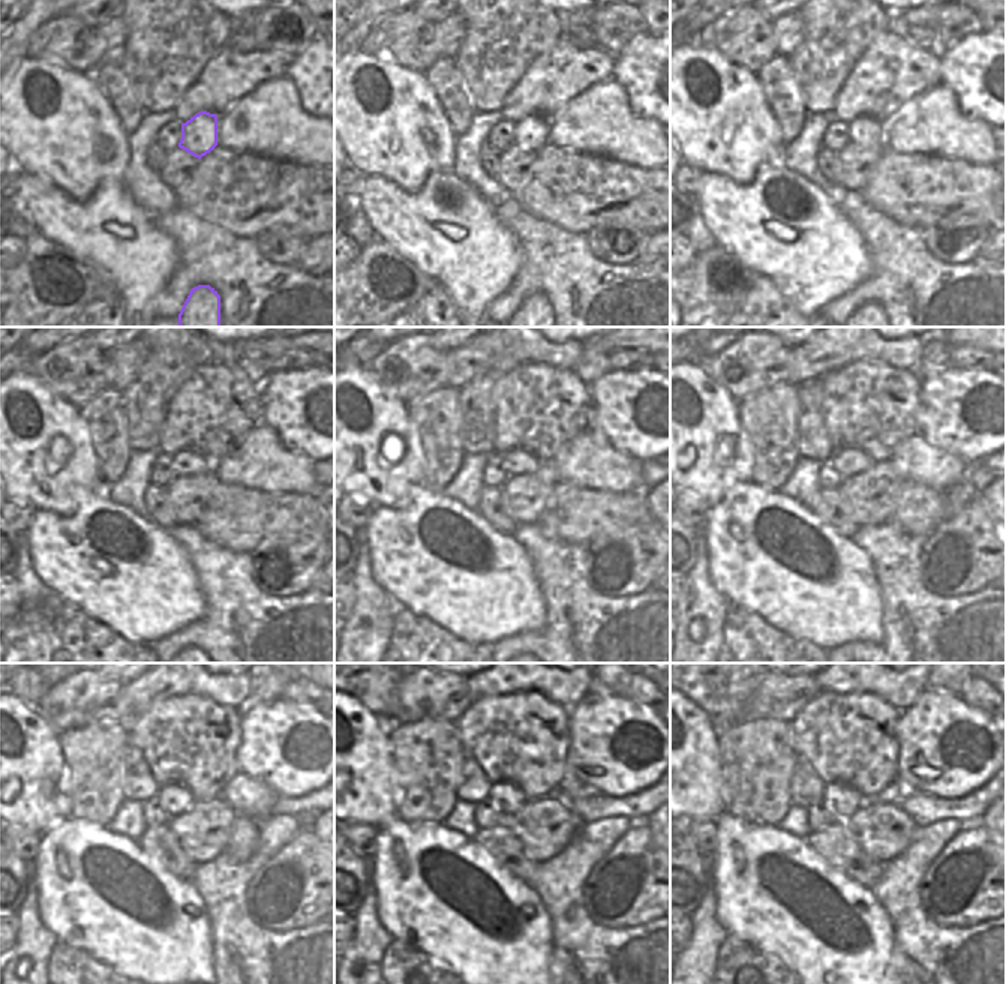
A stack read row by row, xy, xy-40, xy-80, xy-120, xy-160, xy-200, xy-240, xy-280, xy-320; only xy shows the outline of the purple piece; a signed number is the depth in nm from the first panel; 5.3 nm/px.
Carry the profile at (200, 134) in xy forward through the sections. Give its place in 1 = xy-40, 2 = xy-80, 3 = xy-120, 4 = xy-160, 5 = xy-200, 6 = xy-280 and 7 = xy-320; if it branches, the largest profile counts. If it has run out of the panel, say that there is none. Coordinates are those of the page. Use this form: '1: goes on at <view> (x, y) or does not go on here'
1: goes on at xy-40 (532, 132)
2: goes on at xy-80 (864, 131)
3: goes on at xy-120 (189, 464)
4: goes on at xy-160 (523, 462)
5: goes on at xy-200 (859, 461)
6: goes on at xy-280 (519, 800)
7: goes on at xy-320 (856, 797)

